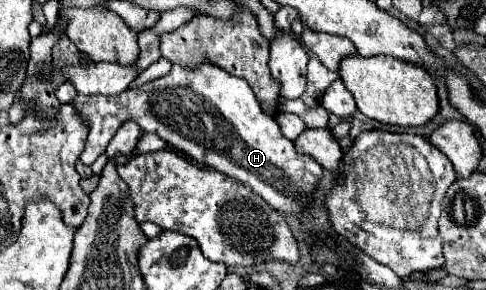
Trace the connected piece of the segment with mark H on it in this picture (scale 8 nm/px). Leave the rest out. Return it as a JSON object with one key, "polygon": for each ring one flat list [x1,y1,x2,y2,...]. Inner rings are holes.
{"polygon":[[204,61,202,65,198,65,198,67,194,67,194,69,190,69,190,67,182,67,182,65,172,65,172,69,170,69,170,73,168,73,168,75,164,75,164,77,160,77,160,79,154,79,154,81,150,81,150,83,146,83,146,85,138,87,138,89,126,89,126,91,122,91,120,95,114,95,114,97,104,97,104,95,80,95,80,93,78,93,78,97,76,97,72,103,78,107,80,115,90,123,90,133,88,133,88,139,86,139,86,149,84,149,84,151,82,151,82,155,80,155,80,161,82,161,84,165,92,165,92,163,94,163,94,161,96,161,96,159,106,151,106,147,108,147,110,139,116,135,116,131,120,129,120,125,122,125,124,121,128,121,128,119,132,119,132,121,136,121,136,123,140,125,140,129,142,129,144,133,156,133,160,139,168,141,172,149,182,151,182,153,184,153,184,155,188,155,190,159,198,161,200,165,204,165,204,167,212,167,212,169,216,169,216,171,220,171,220,173,224,173,224,175,228,175,228,177,236,179,238,183,242,183,242,185,250,187,256,195,260,195,260,197,262,197,270,207,274,207,276,211,300,213,300,211,302,211,302,207,306,207,306,205,308,205,308,197,312,195,312,191,316,189,316,185,318,185,318,181,320,181,320,177,322,177,322,165,320,165,320,163,316,163,310,155,300,155,300,153,296,153,296,151,294,151,294,143,282,135,282,131,280,131,280,127,278,127,276,119,274,119,270,113,266,113,266,111,258,105,258,99,254,97,254,93,252,93,252,89,250,89,250,85,248,85,244,79,238,79,238,77,230,75,228,71,222,71,218,65,214,65,214,63,210,63,210,61]]}

